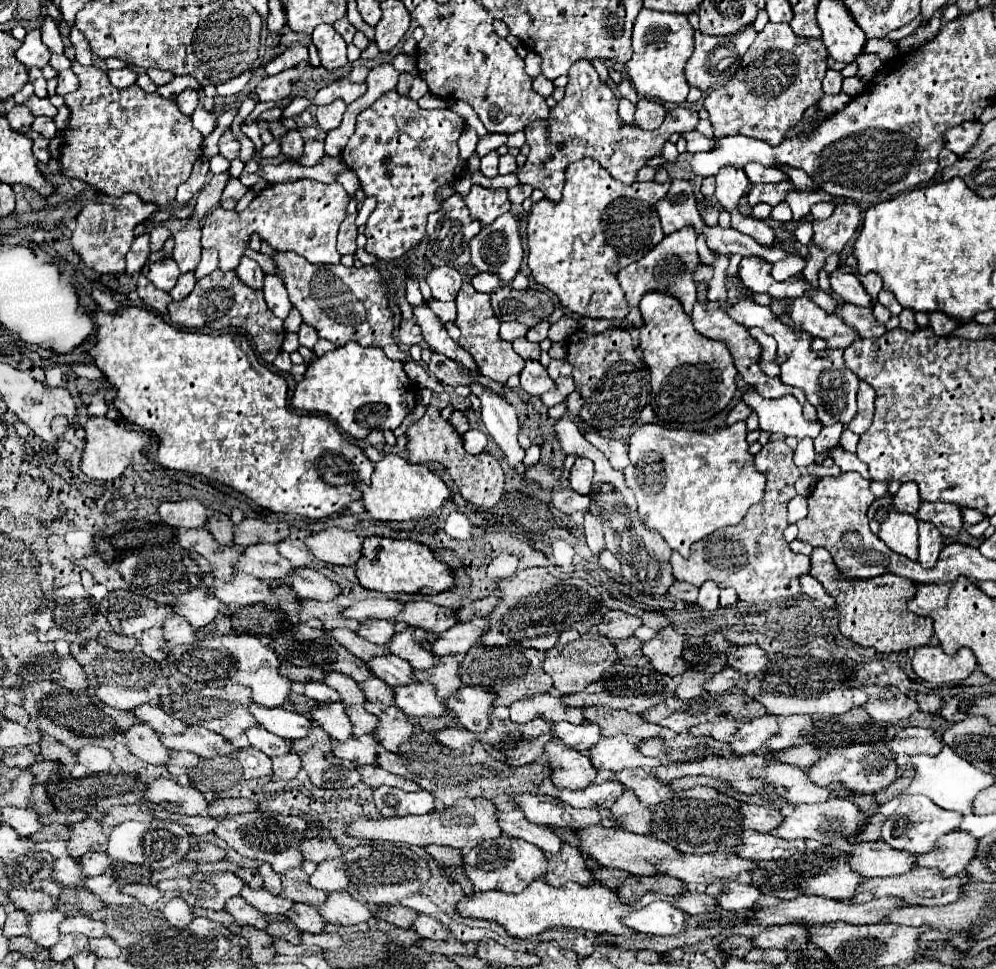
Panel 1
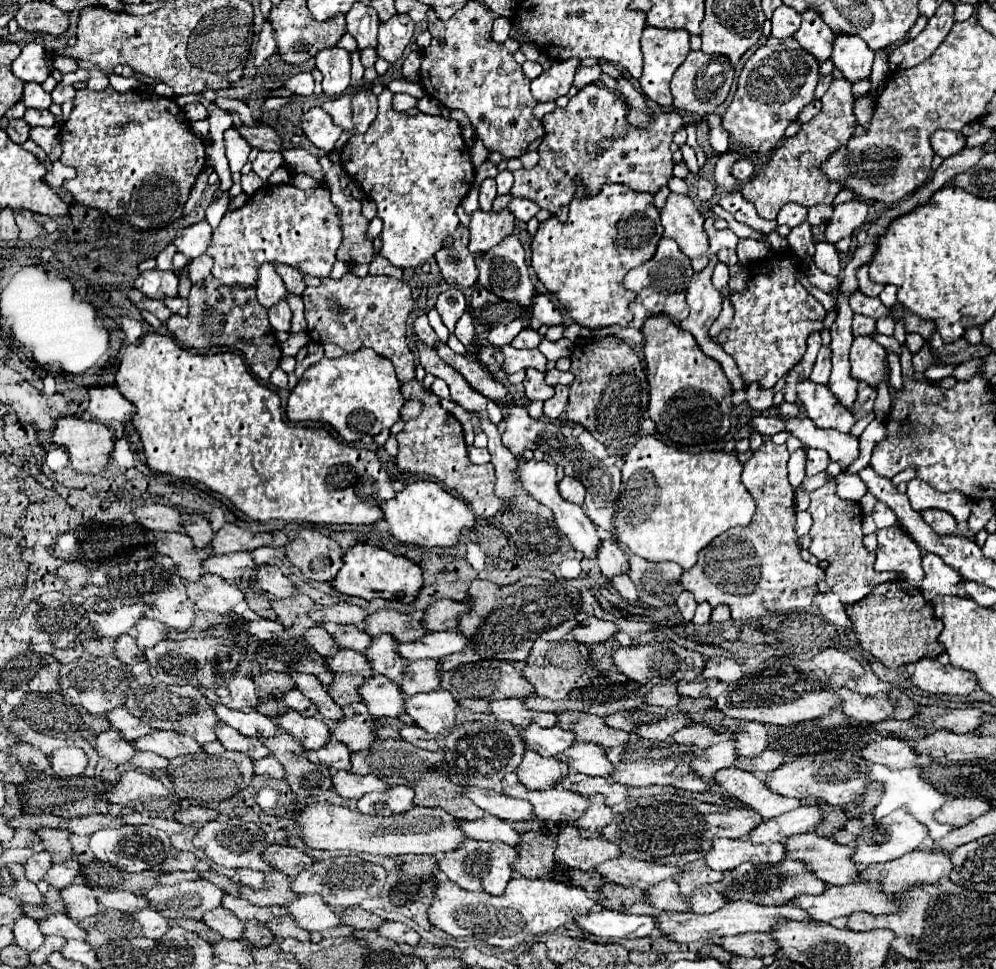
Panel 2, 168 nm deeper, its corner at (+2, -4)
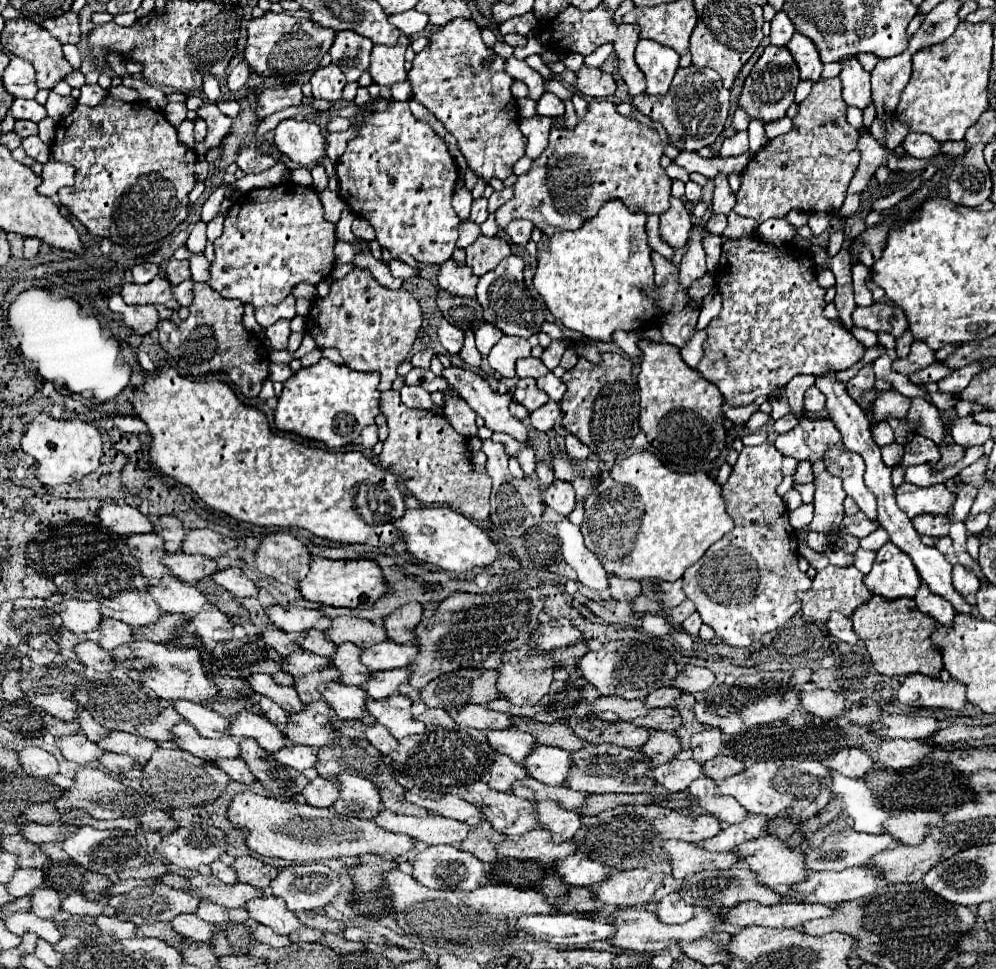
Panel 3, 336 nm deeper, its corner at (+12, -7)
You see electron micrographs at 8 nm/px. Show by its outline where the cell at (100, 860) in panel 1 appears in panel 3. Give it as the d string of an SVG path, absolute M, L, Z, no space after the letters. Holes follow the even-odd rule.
M26 868L26 870L16 870L12 880L6 884L10 896L22 898L28 896L32 890L40 888L44 884L44 872L38 868Z

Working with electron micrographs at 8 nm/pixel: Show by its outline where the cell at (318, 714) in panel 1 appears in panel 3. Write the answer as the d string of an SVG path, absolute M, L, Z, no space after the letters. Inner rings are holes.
M240 710L240 712L230 716L228 732L232 736L236 736L236 738L252 738L252 740L256 740L258 746L264 748L270 754L278 752L280 748L290 744L290 740L280 732L280 728L276 724L272 724L264 716L248 712L248 710Z

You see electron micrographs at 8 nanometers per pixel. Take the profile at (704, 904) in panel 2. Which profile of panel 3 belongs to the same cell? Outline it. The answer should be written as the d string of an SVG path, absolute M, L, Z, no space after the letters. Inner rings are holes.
M668 894L658 902L658 910L656 916L664 922L664 924L684 924L686 920L690 920L694 916L694 906L688 906L680 894Z

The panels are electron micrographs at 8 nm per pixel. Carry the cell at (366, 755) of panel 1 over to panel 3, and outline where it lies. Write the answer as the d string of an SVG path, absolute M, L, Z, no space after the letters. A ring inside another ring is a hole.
M294 744L284 746L284 748L280 748L280 752L274 752L272 756L274 756L276 762L280 762L284 766L290 766L298 772L316 766L316 754L308 746L294 746Z

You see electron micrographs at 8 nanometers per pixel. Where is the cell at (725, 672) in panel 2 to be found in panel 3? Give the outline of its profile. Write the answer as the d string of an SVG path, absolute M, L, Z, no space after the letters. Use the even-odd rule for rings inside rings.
M684 666L678 676L672 680L672 688L678 688L682 692L694 694L694 692L704 692L714 684L716 676L708 668L698 668L698 666Z

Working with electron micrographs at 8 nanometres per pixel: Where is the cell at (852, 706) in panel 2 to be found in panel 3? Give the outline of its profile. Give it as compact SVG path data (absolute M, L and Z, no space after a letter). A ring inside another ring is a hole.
M802 690L800 704L806 712L820 718L836 718L844 712L844 696L830 690Z

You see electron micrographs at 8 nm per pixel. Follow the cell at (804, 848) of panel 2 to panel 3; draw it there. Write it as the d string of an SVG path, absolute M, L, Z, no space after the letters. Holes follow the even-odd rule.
M760 836L734 848L738 860L746 864L768 888L780 884L796 884L808 876L804 868L804 854L786 848L778 836Z

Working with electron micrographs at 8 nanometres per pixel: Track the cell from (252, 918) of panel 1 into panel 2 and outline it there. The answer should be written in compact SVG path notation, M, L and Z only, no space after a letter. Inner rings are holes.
M214 909L214 911L208 911L202 921L206 925L210 925L210 929L218 931L224 939L238 939L242 937L244 933L244 921L238 921L238 917L234 917L234 913L230 913L228 909Z

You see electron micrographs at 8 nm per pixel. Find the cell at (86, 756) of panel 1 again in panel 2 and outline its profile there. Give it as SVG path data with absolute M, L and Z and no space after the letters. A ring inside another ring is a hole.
M64 747L52 753L50 757L52 769L60 777L72 777L72 775L82 775L84 769L88 767L88 755L82 749L76 747Z

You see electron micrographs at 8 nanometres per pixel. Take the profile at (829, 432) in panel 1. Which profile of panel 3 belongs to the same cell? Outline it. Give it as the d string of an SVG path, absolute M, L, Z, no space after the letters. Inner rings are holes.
M800 462L796 468L796 474L794 474L794 484L808 484L812 480L814 480L812 466L808 462Z

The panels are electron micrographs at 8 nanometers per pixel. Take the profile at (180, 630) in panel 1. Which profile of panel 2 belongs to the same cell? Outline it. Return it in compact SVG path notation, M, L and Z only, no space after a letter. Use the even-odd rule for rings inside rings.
M140 619L140 623L136 625L136 639L140 647L154 647L158 641L168 639L168 633L168 625L162 625L154 619Z

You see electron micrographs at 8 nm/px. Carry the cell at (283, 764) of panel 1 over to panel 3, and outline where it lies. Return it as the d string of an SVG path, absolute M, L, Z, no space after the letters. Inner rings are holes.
M232 758L232 760L216 760L214 762L220 770L224 770L234 782L242 782L242 784L252 784L256 778L252 776L252 772L246 768L246 764L240 762L240 758Z

